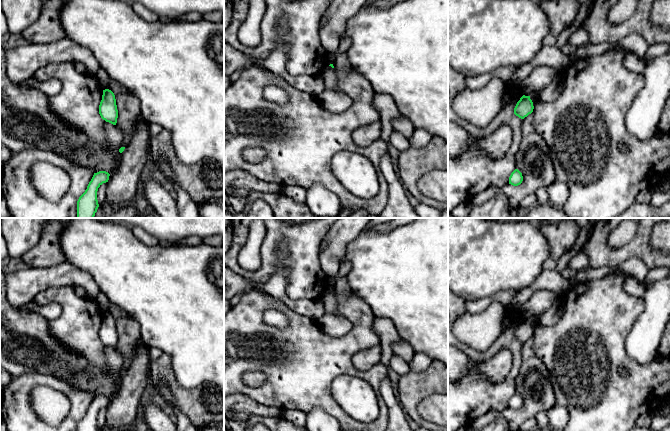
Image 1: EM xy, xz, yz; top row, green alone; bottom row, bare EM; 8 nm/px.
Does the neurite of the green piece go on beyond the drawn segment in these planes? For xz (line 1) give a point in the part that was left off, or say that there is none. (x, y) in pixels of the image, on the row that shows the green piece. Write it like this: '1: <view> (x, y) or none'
1: none

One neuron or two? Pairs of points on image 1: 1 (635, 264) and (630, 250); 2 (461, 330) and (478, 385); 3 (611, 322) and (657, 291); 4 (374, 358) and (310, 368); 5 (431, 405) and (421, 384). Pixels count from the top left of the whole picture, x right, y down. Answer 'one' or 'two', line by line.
1: two
2: two
3: two
4: two
5: two

